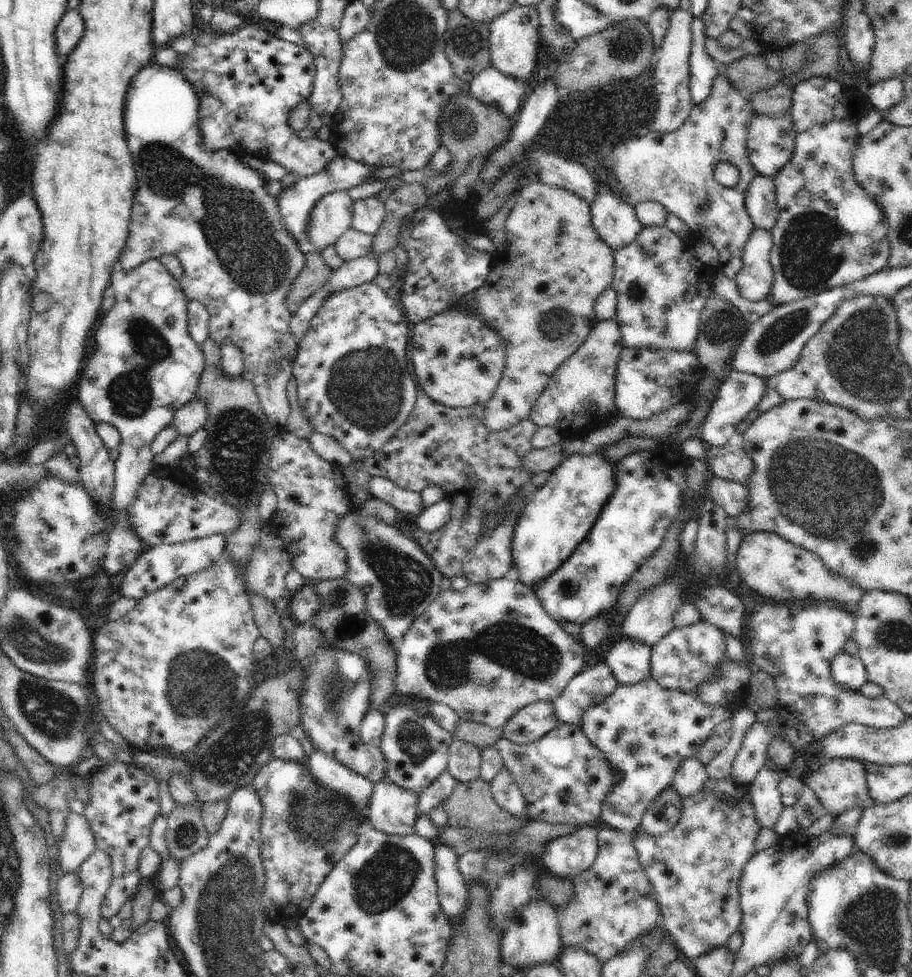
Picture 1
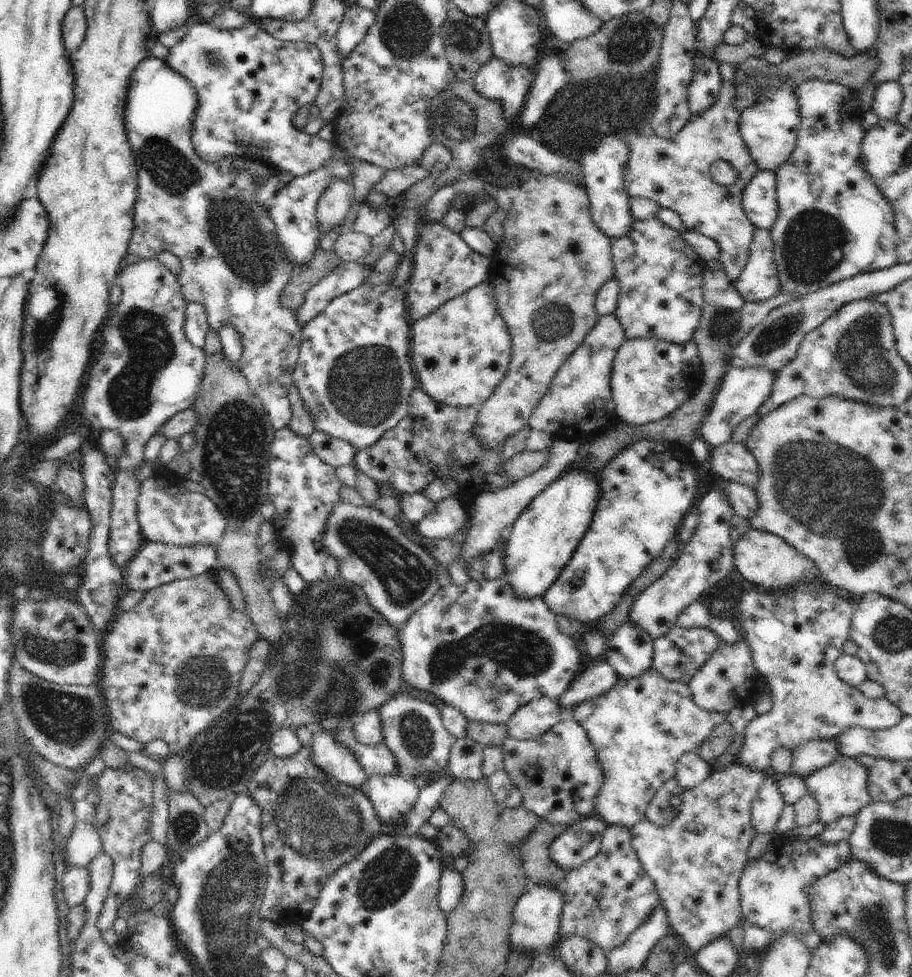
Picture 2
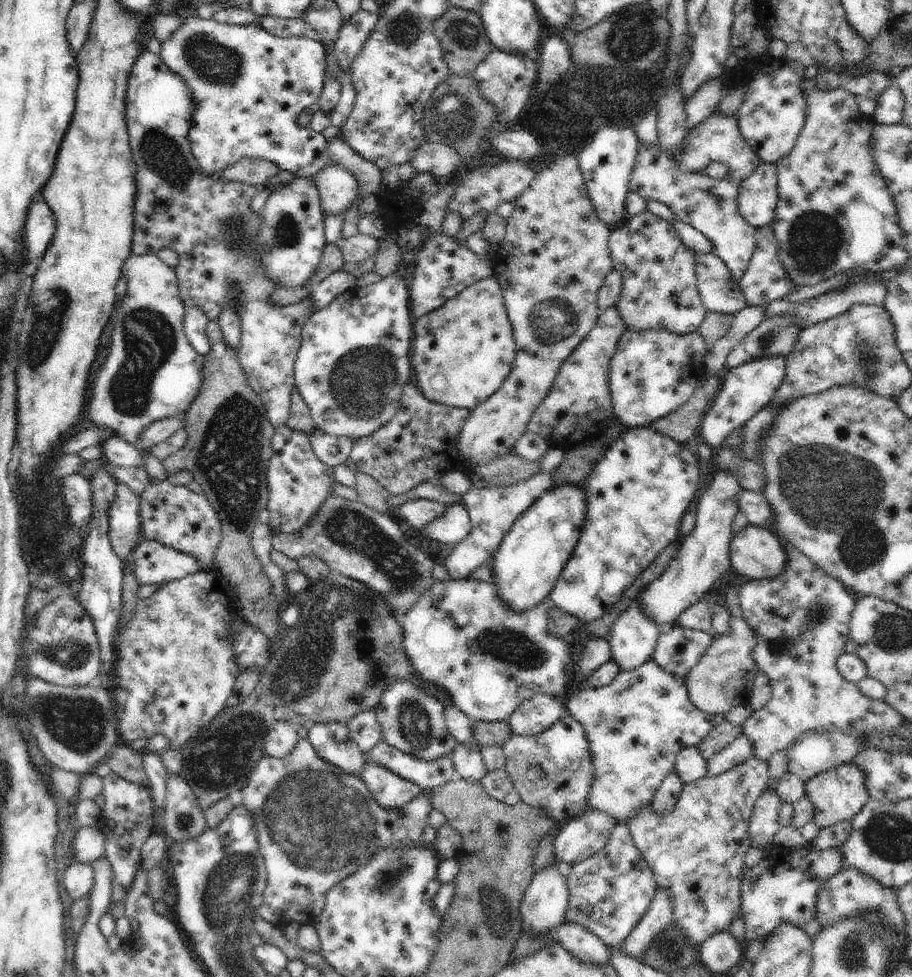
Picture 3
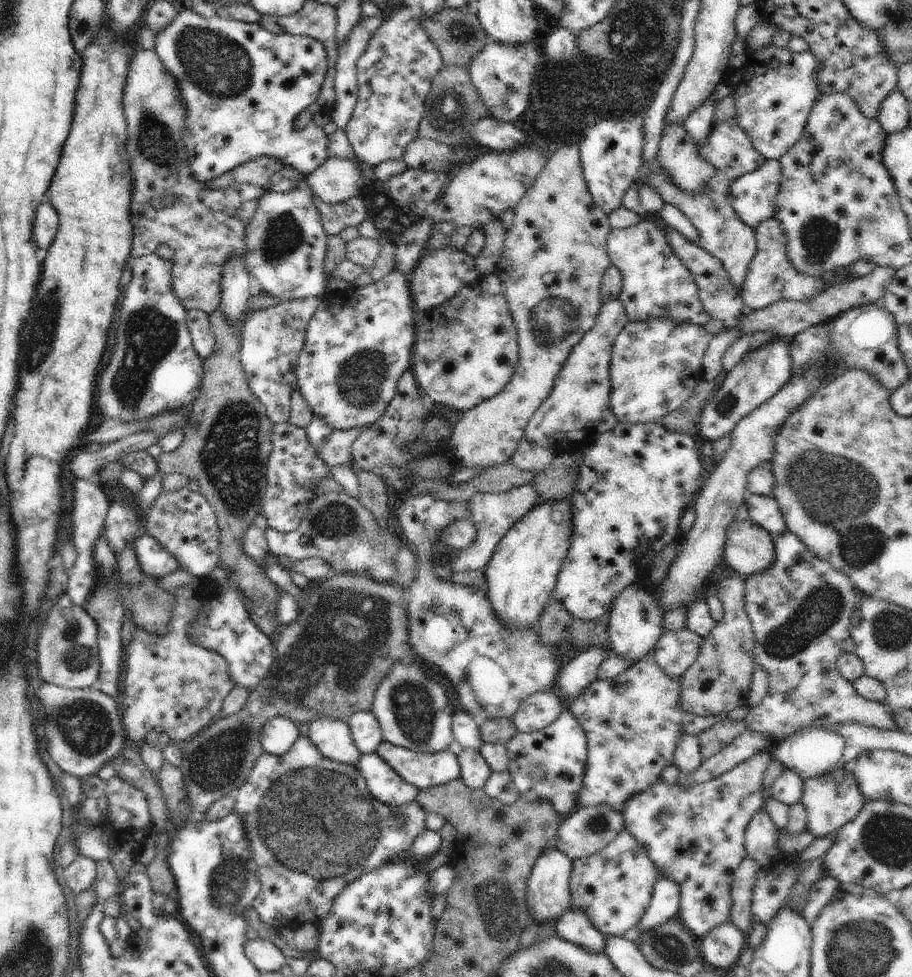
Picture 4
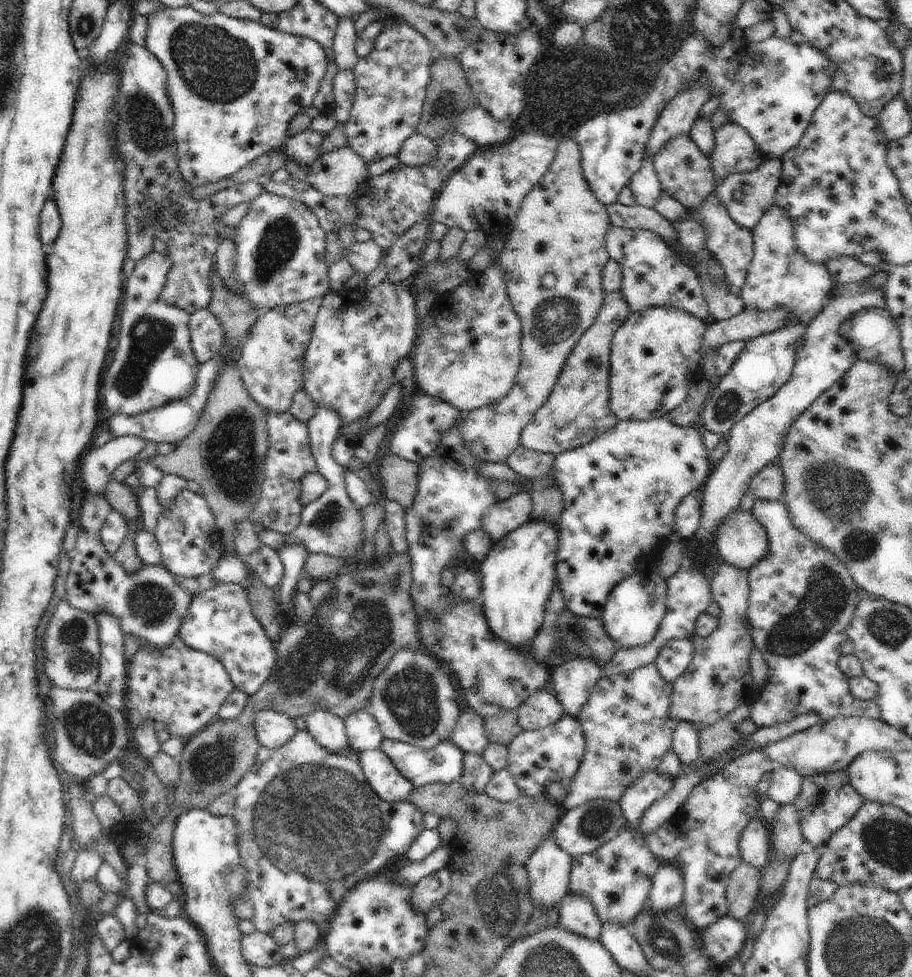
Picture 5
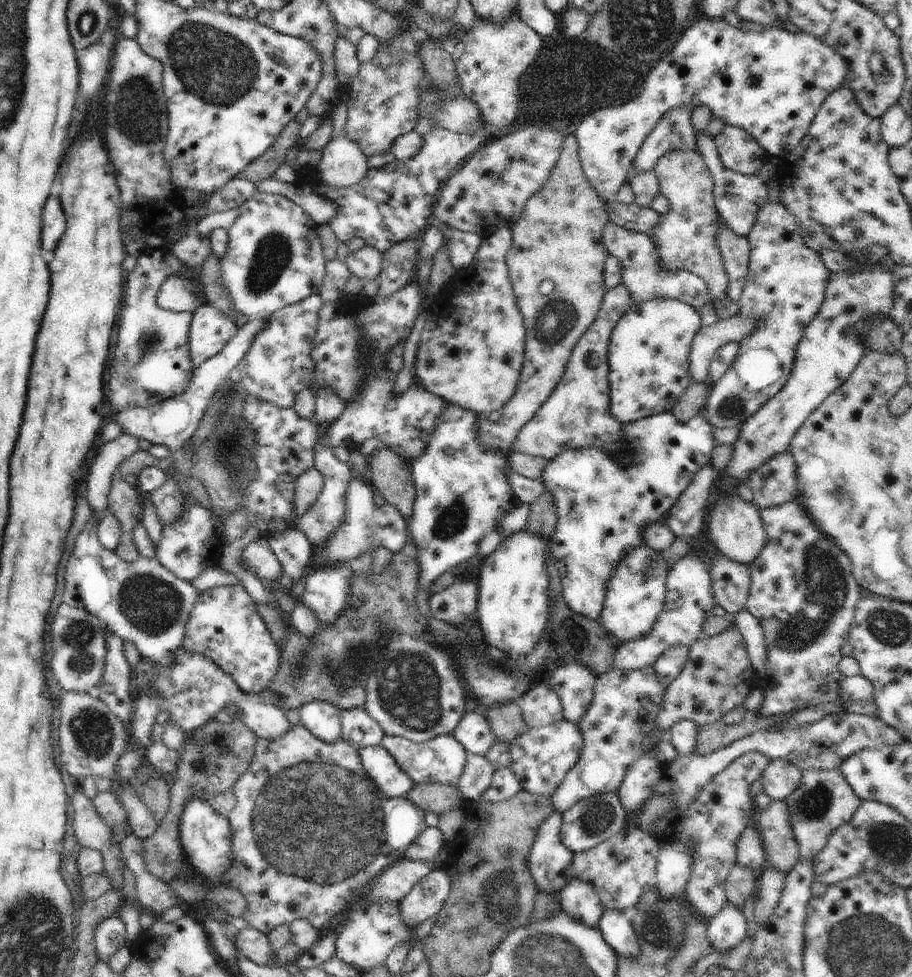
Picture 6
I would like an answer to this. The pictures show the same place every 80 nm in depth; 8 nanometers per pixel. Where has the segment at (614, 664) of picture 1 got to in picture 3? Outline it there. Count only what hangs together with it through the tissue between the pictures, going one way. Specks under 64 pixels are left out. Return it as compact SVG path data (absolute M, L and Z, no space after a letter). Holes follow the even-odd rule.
M639 598L631 602L631 605L616 619L611 634L608 638L611 648L612 660L619 666L620 672L633 671L653 660L653 654L658 637L662 631L642 611L639 606Z

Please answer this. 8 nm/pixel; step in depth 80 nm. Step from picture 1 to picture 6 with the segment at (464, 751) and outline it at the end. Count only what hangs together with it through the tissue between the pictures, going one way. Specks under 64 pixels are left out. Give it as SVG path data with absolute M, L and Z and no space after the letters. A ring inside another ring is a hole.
M468 754L463 773L457 782L464 799L477 800L490 786L496 769L482 755Z

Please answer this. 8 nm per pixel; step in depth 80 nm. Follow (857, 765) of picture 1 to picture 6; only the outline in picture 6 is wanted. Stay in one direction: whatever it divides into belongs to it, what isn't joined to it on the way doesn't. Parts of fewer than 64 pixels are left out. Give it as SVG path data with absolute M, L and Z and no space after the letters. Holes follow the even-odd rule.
M835 768L805 770L799 787L784 802L787 804L791 827L799 844L799 860L812 861L822 852L830 835L843 824L851 822L863 800L856 796L840 768Z

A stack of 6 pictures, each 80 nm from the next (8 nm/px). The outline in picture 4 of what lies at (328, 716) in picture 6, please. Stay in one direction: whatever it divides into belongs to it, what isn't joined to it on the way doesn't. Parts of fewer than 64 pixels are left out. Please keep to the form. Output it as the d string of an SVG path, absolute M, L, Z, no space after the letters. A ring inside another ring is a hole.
M322 717L309 723L308 736L322 756L355 767L362 756L351 737L347 722Z

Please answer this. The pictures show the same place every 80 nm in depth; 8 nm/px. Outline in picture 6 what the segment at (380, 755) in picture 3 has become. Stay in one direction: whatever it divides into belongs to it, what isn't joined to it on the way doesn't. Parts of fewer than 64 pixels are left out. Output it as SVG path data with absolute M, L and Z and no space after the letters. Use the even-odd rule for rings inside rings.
M453 734L440 735L423 743L415 743L404 737L385 735L379 745L385 748L395 758L398 766L406 772L416 784L448 783L456 785L463 773L468 755L464 746L454 738Z

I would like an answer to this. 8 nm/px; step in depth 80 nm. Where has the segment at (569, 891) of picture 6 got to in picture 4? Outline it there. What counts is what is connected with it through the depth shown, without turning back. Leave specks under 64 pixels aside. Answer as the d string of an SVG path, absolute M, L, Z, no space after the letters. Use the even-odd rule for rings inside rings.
M568 908L555 923L555 934L591 953L605 952L605 936L591 923L585 913Z

